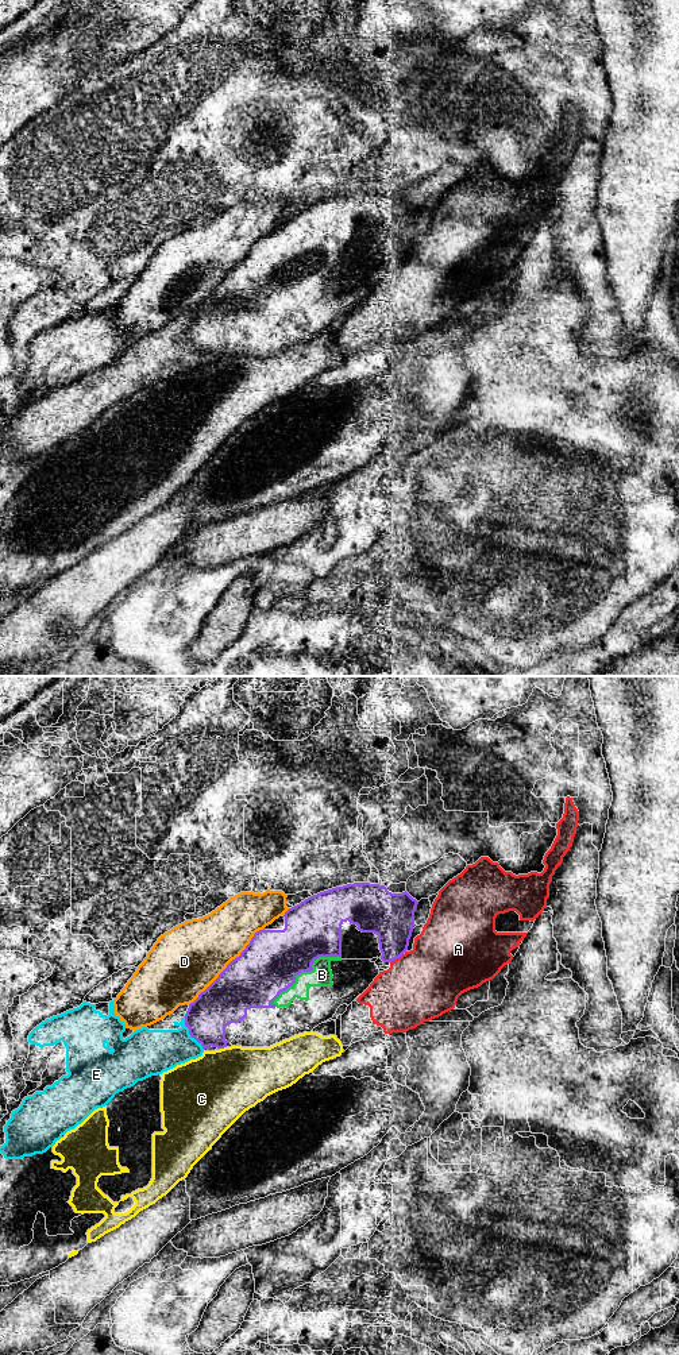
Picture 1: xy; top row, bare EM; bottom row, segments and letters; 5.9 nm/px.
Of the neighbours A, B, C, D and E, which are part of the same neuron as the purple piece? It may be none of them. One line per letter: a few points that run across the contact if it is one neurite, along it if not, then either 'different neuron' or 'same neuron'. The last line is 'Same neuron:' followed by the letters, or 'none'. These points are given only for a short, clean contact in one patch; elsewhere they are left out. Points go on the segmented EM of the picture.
A: different neuron
B: different neuron
C: different neuron
D: different neuron
E: different neuron
Same neuron: none

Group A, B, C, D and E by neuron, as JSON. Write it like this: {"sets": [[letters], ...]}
{"sets": [["A"], ["B", "E"], ["C"], ["D"]]}

